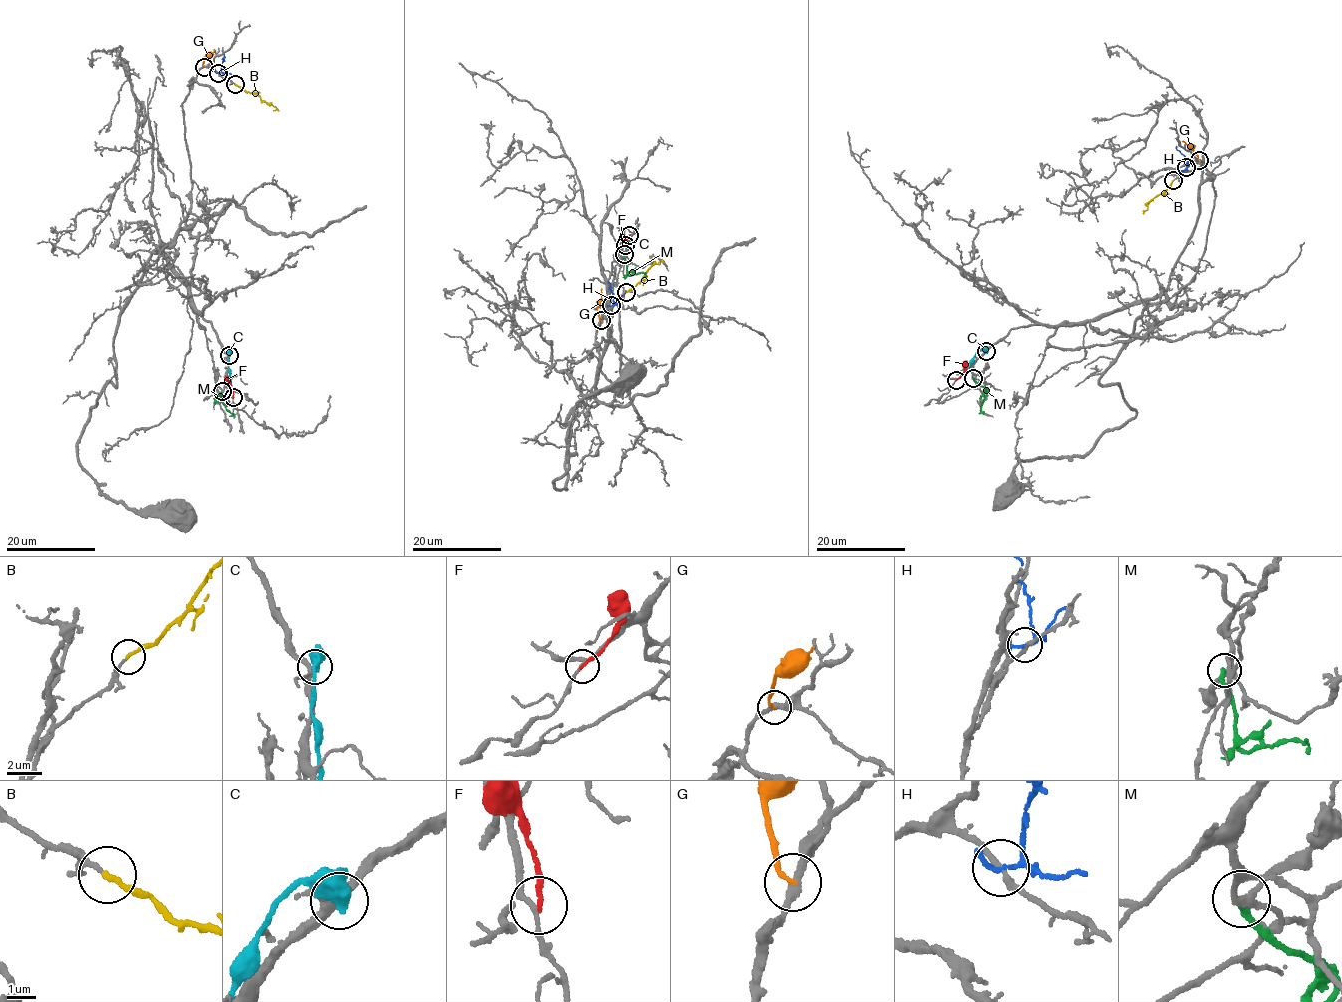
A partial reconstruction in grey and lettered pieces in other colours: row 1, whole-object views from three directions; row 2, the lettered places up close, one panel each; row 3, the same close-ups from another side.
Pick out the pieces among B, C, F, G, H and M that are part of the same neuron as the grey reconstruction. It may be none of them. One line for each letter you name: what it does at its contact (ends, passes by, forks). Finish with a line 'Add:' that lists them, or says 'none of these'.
B: It ends there
Add: B

